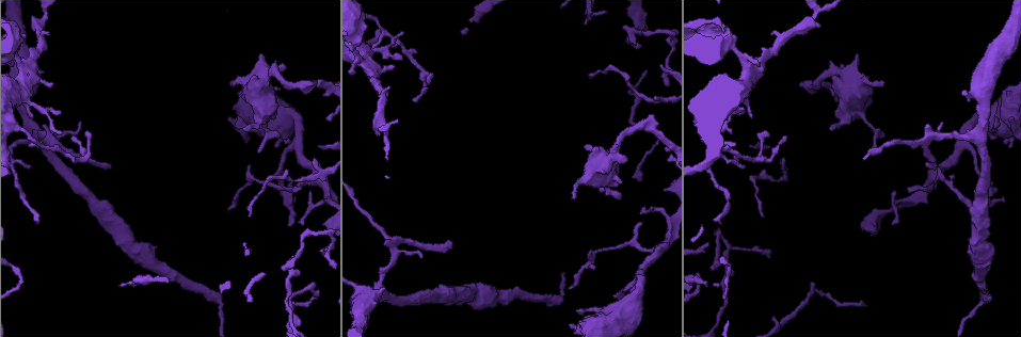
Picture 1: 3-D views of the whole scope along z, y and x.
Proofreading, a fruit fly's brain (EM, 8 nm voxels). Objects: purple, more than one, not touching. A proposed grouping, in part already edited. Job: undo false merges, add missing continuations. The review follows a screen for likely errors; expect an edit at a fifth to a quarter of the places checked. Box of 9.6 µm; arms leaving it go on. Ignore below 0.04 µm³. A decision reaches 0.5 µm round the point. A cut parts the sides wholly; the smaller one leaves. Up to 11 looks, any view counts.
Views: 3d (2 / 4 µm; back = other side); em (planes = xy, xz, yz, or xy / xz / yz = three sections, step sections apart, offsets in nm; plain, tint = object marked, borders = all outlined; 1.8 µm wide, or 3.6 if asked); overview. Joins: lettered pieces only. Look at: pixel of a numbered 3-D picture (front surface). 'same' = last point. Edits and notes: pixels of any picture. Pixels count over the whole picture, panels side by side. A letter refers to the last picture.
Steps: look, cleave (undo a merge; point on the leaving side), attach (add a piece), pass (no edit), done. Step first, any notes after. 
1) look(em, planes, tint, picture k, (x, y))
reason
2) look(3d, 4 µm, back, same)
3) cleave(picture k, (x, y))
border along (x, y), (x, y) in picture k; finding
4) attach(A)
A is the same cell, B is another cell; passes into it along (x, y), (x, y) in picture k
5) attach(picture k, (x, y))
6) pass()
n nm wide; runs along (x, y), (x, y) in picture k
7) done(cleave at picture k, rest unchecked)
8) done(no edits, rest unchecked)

look(3d, 4 µm, picture 1, (259, 152))
branch stops here

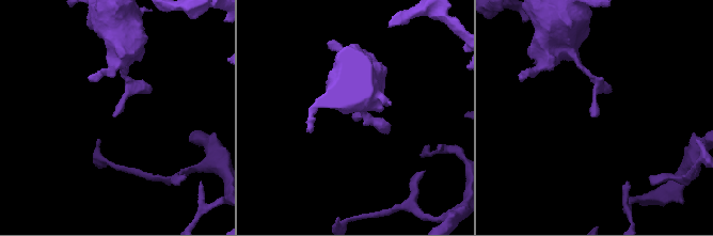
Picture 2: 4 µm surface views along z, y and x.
look(em, planes, borders, picture 2, (355, 114))
shape alone is not enough

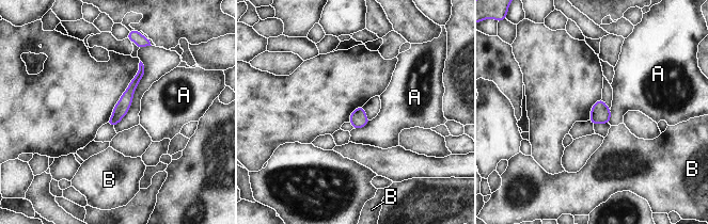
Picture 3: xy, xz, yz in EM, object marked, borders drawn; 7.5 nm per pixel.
pass()
A and B are other cells; border along (370, 121), (364, 126), (355, 129) in picture 3; no lettered piece goes on from it

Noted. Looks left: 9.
look(em, xy, step 8, borders, picture 1, (882, 86))
free end

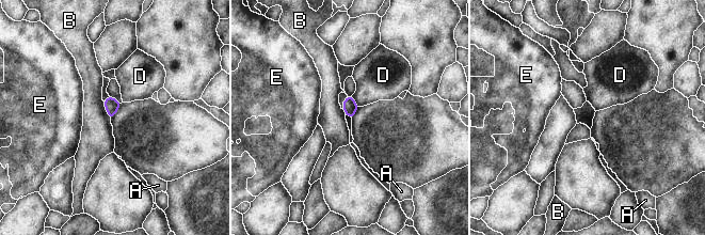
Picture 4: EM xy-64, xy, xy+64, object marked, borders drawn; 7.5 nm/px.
look(em, planes, borders, same)
cut it another way

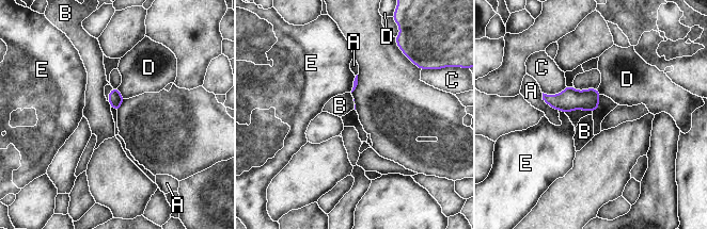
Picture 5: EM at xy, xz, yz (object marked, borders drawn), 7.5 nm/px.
pass()
A, B, C, D and E are other cells; border along (107, 101), (111, 105) in picture 5; none of them fits

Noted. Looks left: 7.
look(em, xz, step 4, tint, picture 1, (817, 12))
abrupt turn

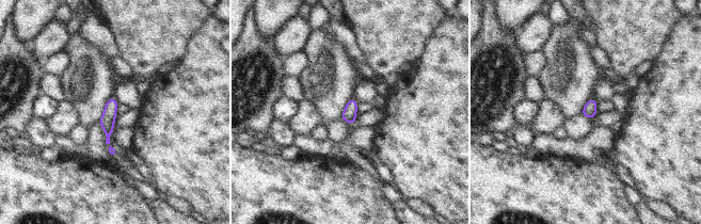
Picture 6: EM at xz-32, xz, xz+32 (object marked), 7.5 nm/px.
look(em, planes, borders, same)
cut it another way

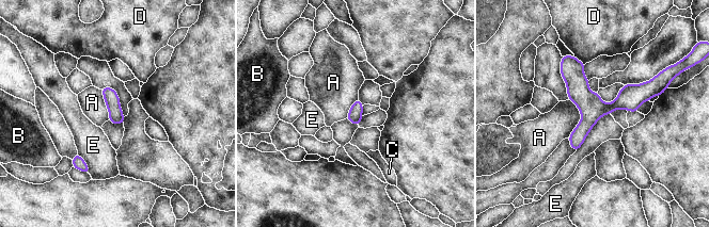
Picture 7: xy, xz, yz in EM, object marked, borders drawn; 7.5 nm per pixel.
pass()
A, B, C, D and E are other cells; runs along (655, 92), (601, 109), (572, 144) in picture 7; one cell here

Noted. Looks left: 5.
look(em, planes, borders, picture 1, (723, 131))
branch stops here

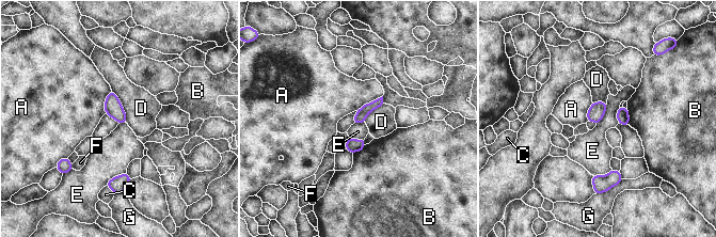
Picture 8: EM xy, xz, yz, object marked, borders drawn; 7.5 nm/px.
pass()
D touches over 280 nm; A, B, C, D, E, F and G are other cells; border along (126, 172), (111, 177), (105, 185) in picture 8; no lettered piece goes on from it

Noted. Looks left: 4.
look(em, 3.6 µm, xz, step 8, borders, picture 1, (370, 64))

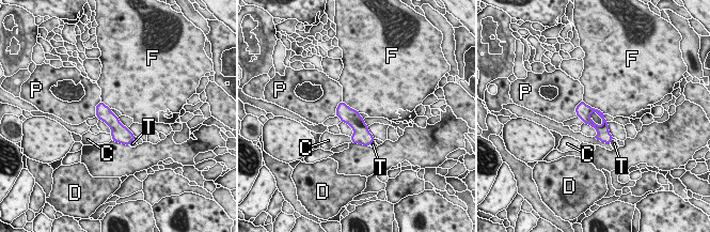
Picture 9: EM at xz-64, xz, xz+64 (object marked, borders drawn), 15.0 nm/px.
pass()
160 nm wide; C, D, F, P and T are other cells; runs along (582, 104), (584, 116), (608, 140) in picture 9; one cell here

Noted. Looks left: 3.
done(no edits, rest unchecked)

